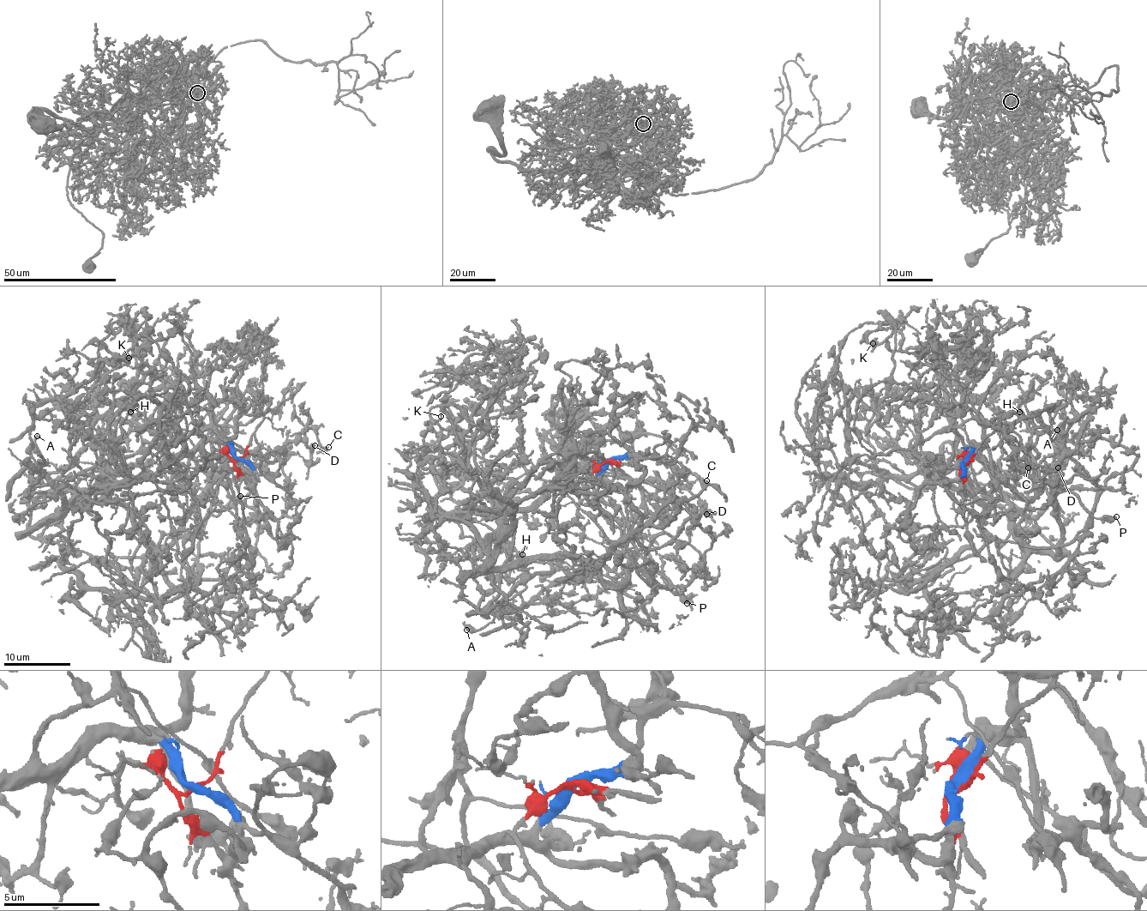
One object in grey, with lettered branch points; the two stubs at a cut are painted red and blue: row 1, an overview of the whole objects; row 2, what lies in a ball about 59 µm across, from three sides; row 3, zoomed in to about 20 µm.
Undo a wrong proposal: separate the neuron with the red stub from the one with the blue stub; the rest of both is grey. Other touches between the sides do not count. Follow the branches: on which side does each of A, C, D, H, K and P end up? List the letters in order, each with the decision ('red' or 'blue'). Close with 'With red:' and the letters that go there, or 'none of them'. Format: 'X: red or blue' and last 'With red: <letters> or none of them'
A: red
C: blue
D: blue
H: blue
K: blue
P: red
With red: A, P

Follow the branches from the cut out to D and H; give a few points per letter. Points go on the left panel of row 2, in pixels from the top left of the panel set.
D: (237, 459), (225, 441), (236, 467), (247, 474), (303, 432), (309, 448), (314, 445)
H: (237, 459), (220, 442), (205, 442), (150, 476), (119, 474), (93, 427), (126, 400), (129, 385), (129, 413)

